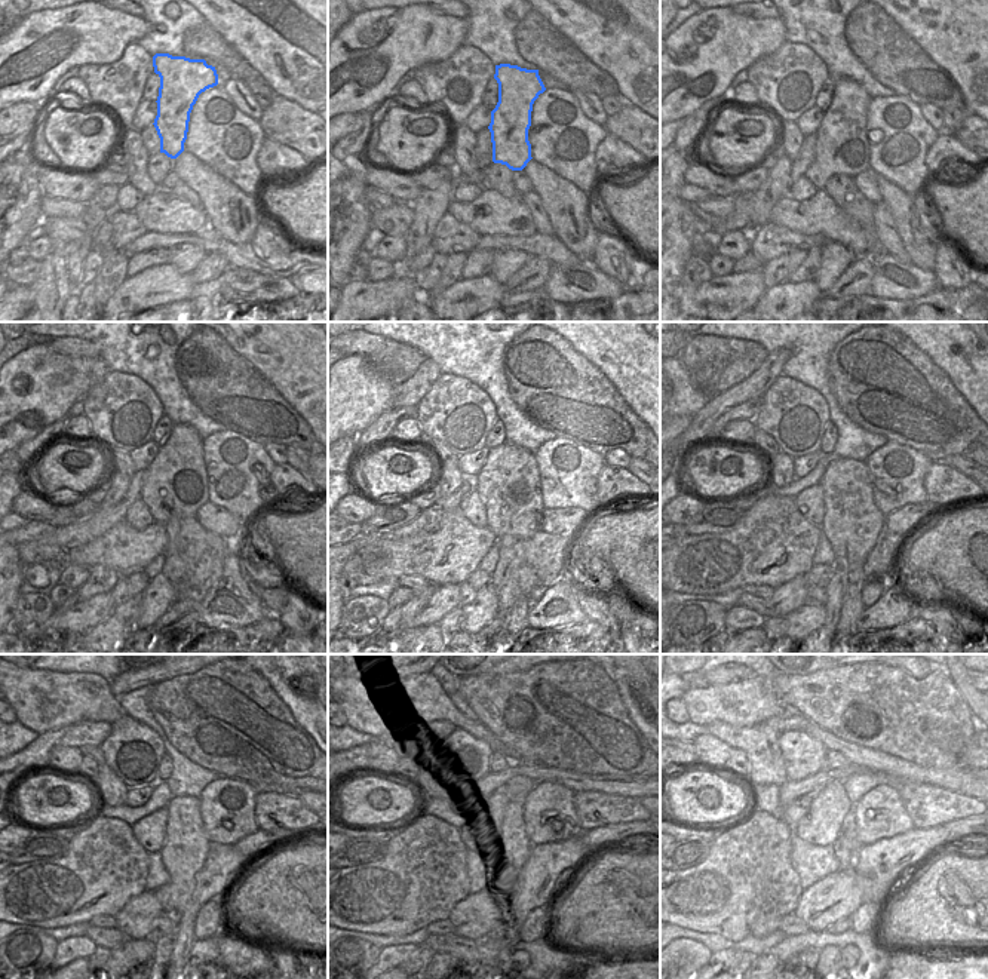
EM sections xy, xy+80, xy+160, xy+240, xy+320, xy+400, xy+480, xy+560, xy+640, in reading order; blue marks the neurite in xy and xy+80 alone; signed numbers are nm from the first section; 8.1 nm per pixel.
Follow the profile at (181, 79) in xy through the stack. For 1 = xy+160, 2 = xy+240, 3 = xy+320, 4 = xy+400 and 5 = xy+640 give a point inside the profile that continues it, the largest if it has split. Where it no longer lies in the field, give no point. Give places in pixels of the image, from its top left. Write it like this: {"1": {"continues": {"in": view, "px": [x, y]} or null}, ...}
{"1": {"continues": {"in": "xy+160", "px": [841, 147]}}, "2": {"continues": {"in": "xy+240", "px": [175, 484]}}, "3": {"continues": {"in": "xy+320", "px": [508, 484]}}, "4": {"continues": {"in": "xy+400", "px": [852, 524]}}, "5": {"continues": {"in": "xy+640", "px": [849, 829]}}}

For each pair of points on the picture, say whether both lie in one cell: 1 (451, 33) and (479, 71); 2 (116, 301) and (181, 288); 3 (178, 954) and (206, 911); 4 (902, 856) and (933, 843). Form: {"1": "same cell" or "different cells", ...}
{"1": "different cells", "2": "same cell", "3": "different cells", "4": "same cell"}

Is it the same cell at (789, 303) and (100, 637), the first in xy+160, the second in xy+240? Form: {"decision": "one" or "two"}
{"decision": "one"}

